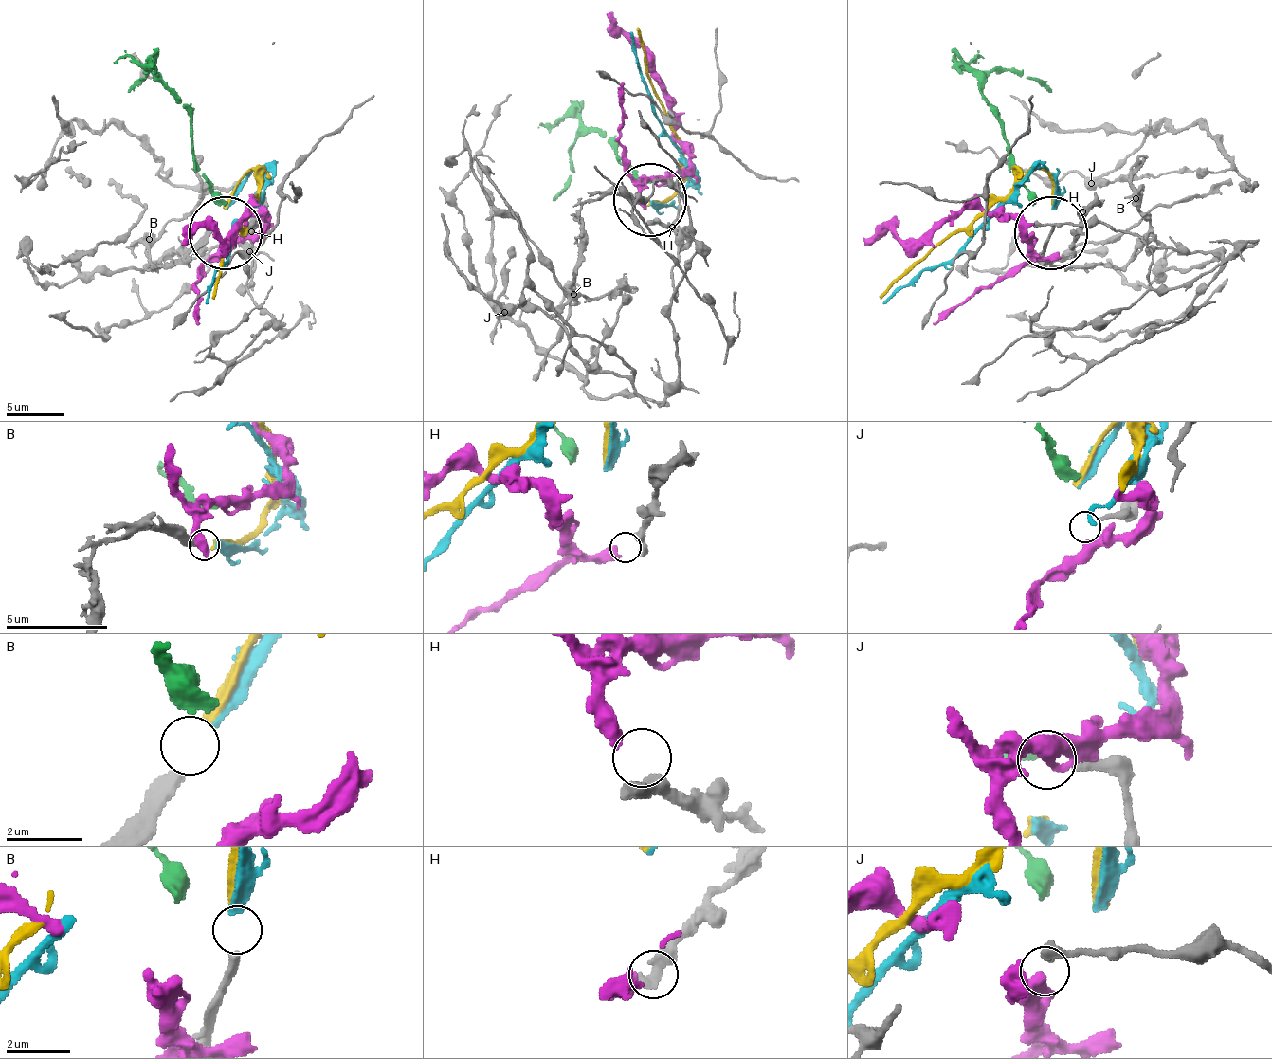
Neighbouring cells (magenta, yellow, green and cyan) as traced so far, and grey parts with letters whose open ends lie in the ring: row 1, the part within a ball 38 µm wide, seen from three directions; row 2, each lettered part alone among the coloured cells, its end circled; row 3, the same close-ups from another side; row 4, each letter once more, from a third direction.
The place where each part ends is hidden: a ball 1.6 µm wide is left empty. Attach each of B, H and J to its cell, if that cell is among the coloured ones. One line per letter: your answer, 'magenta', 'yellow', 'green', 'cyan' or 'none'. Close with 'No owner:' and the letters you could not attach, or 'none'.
B: cyan
H: magenta
J: none
No owner: J

